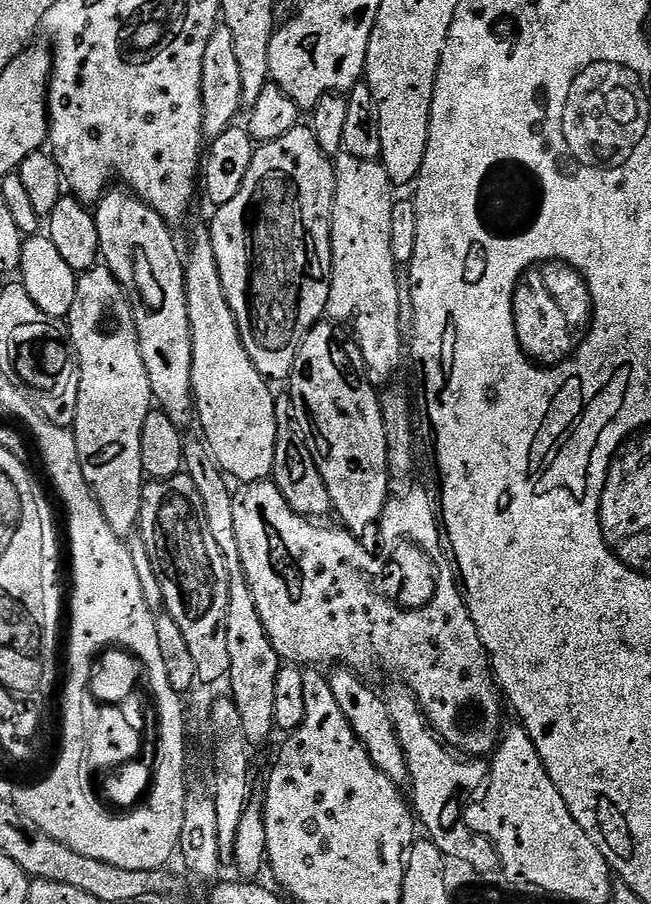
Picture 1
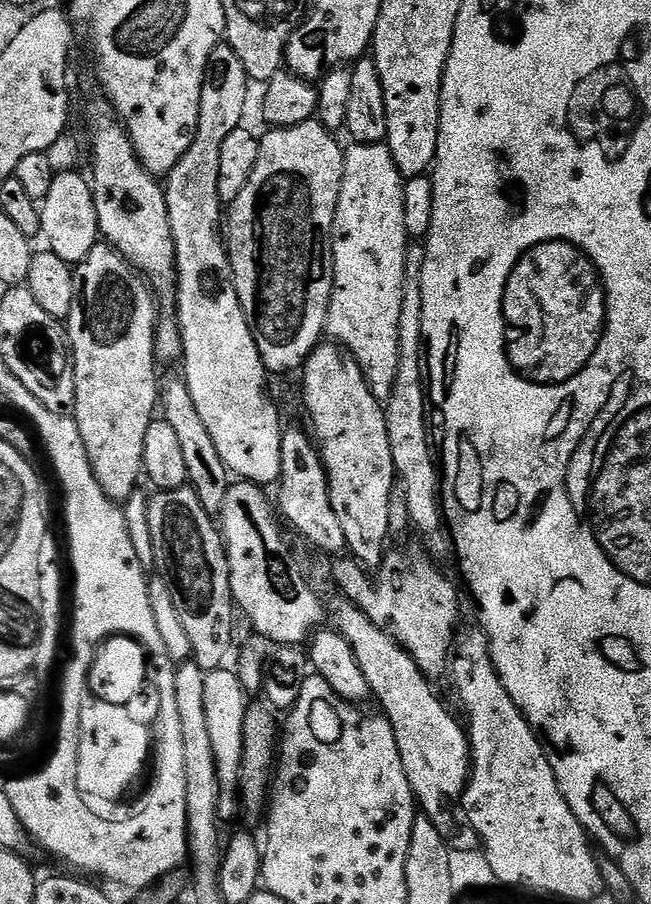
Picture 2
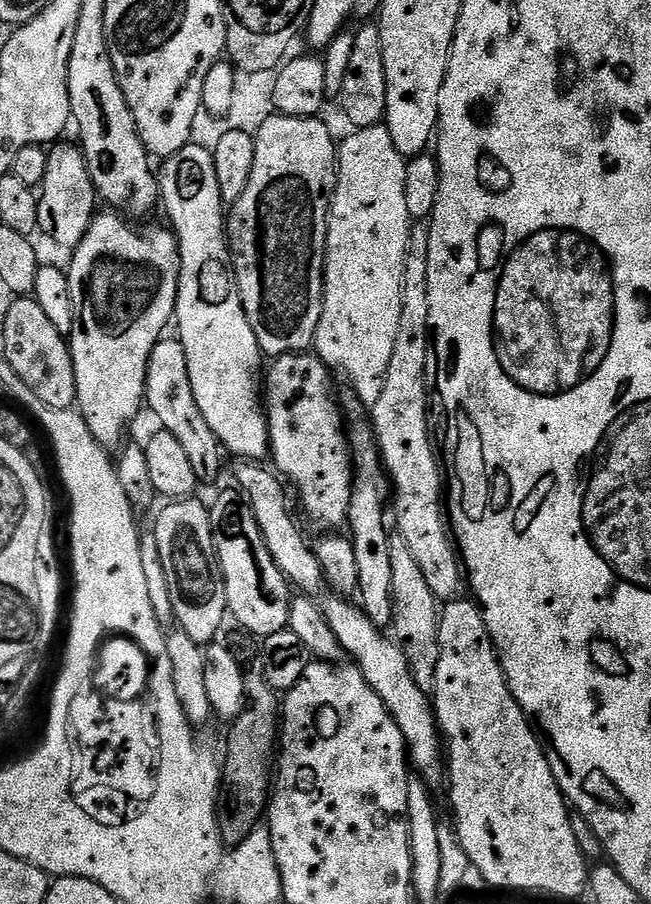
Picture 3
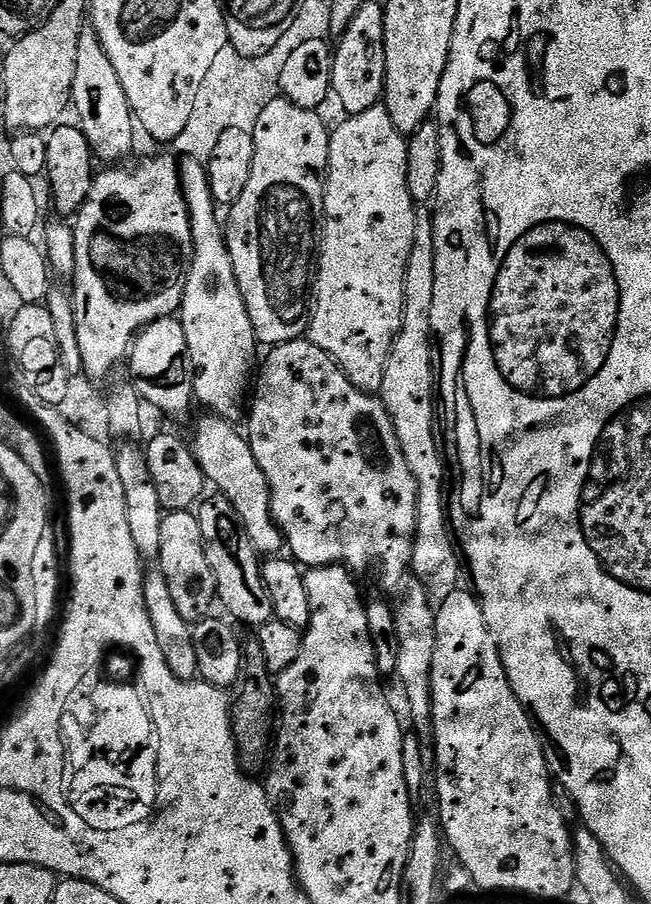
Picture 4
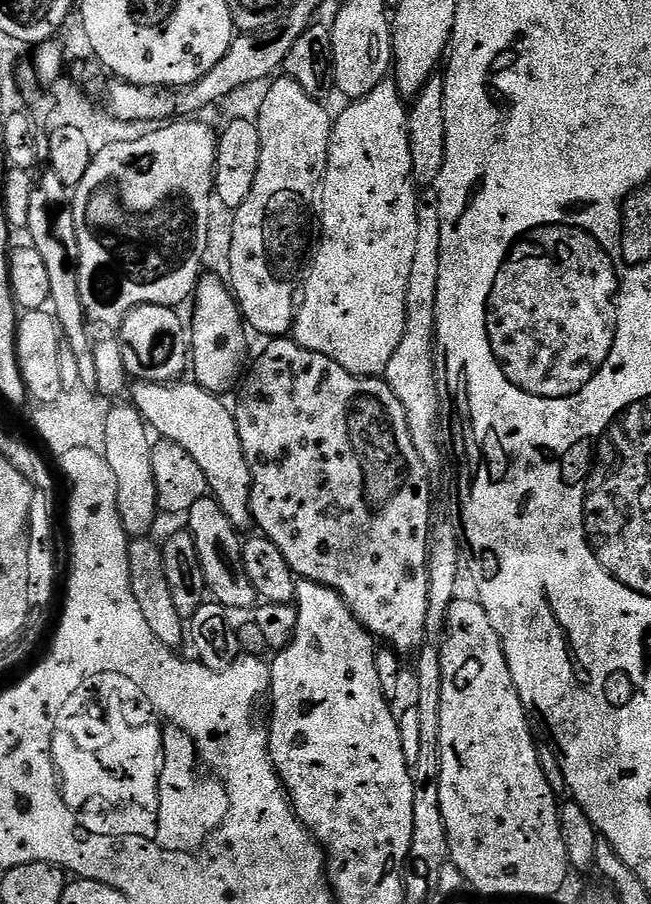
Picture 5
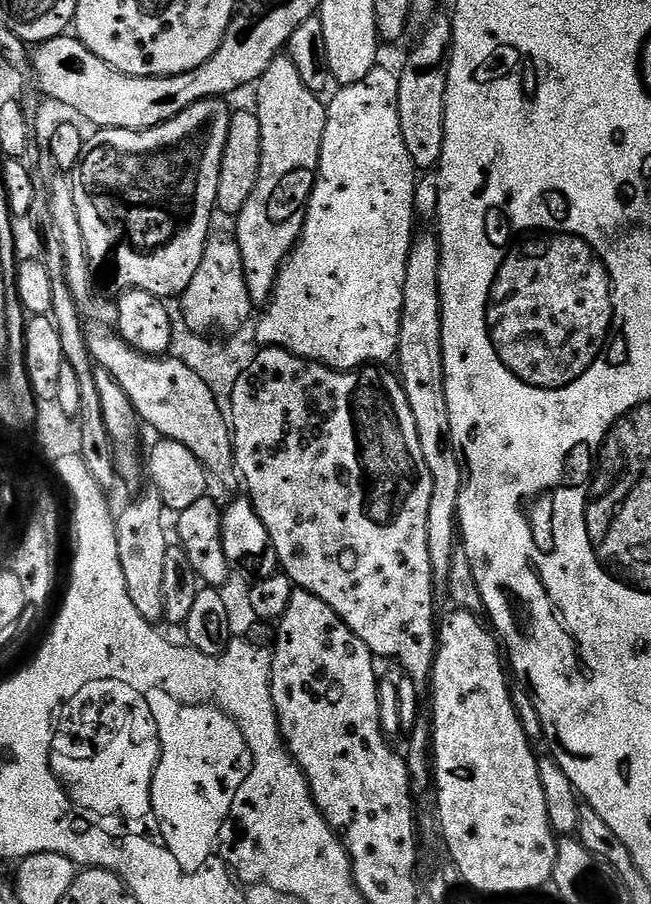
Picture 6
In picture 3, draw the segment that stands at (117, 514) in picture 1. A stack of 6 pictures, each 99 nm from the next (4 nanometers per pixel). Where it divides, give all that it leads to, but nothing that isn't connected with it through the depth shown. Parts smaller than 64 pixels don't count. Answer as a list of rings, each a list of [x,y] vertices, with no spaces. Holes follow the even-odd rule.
[[[104,210],[93,216],[82,242],[71,253],[72,265],[66,271],[70,282],[70,302],[74,306],[74,326],[70,337],[76,404],[92,437],[105,450],[124,436],[128,423],[145,407],[148,359],[154,346],[165,335],[176,315],[176,295],[180,285],[180,251],[176,233],[171,227],[144,228],[139,232],[115,210]]]

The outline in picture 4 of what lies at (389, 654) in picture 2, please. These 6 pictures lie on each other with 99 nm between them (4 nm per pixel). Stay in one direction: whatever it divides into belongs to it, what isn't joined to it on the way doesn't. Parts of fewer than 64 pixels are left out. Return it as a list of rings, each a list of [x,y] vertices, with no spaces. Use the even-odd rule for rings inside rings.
[[[204,414],[196,424],[196,437],[191,437],[190,447],[196,461],[202,466],[205,481],[211,487],[213,484],[215,491],[226,497],[238,510],[256,551],[261,557],[271,558],[285,551],[284,535],[272,516],[272,491],[266,482],[266,474],[262,474],[262,466],[258,466],[254,458],[247,435],[241,429],[239,432],[236,426],[223,416]]]

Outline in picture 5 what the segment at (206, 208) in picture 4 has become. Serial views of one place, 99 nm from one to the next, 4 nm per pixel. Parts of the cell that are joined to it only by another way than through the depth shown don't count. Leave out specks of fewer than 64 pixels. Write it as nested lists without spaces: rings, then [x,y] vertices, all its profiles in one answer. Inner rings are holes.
[[[205,275],[196,286],[192,324],[190,320],[190,372],[196,375],[193,376],[195,383],[202,385],[206,391],[224,394],[232,383],[237,383],[245,367],[244,355],[248,352],[249,333],[231,287],[221,277],[220,280],[216,276]]]

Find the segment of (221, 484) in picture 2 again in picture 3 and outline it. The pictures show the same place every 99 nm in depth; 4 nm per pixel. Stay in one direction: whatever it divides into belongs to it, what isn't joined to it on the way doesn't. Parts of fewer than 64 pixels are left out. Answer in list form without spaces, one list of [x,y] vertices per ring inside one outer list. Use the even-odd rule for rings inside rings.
[[[161,338],[154,346],[148,359],[148,373],[146,374],[147,411],[156,415],[156,420],[163,431],[174,434],[182,445],[182,450],[190,461],[197,481],[201,485],[212,484],[220,476],[220,467],[226,461],[226,453],[220,446],[220,440],[210,430],[206,418],[202,418],[202,410],[198,410],[198,402],[194,402],[194,390],[190,386],[190,366],[186,362],[186,350],[179,339]]]

